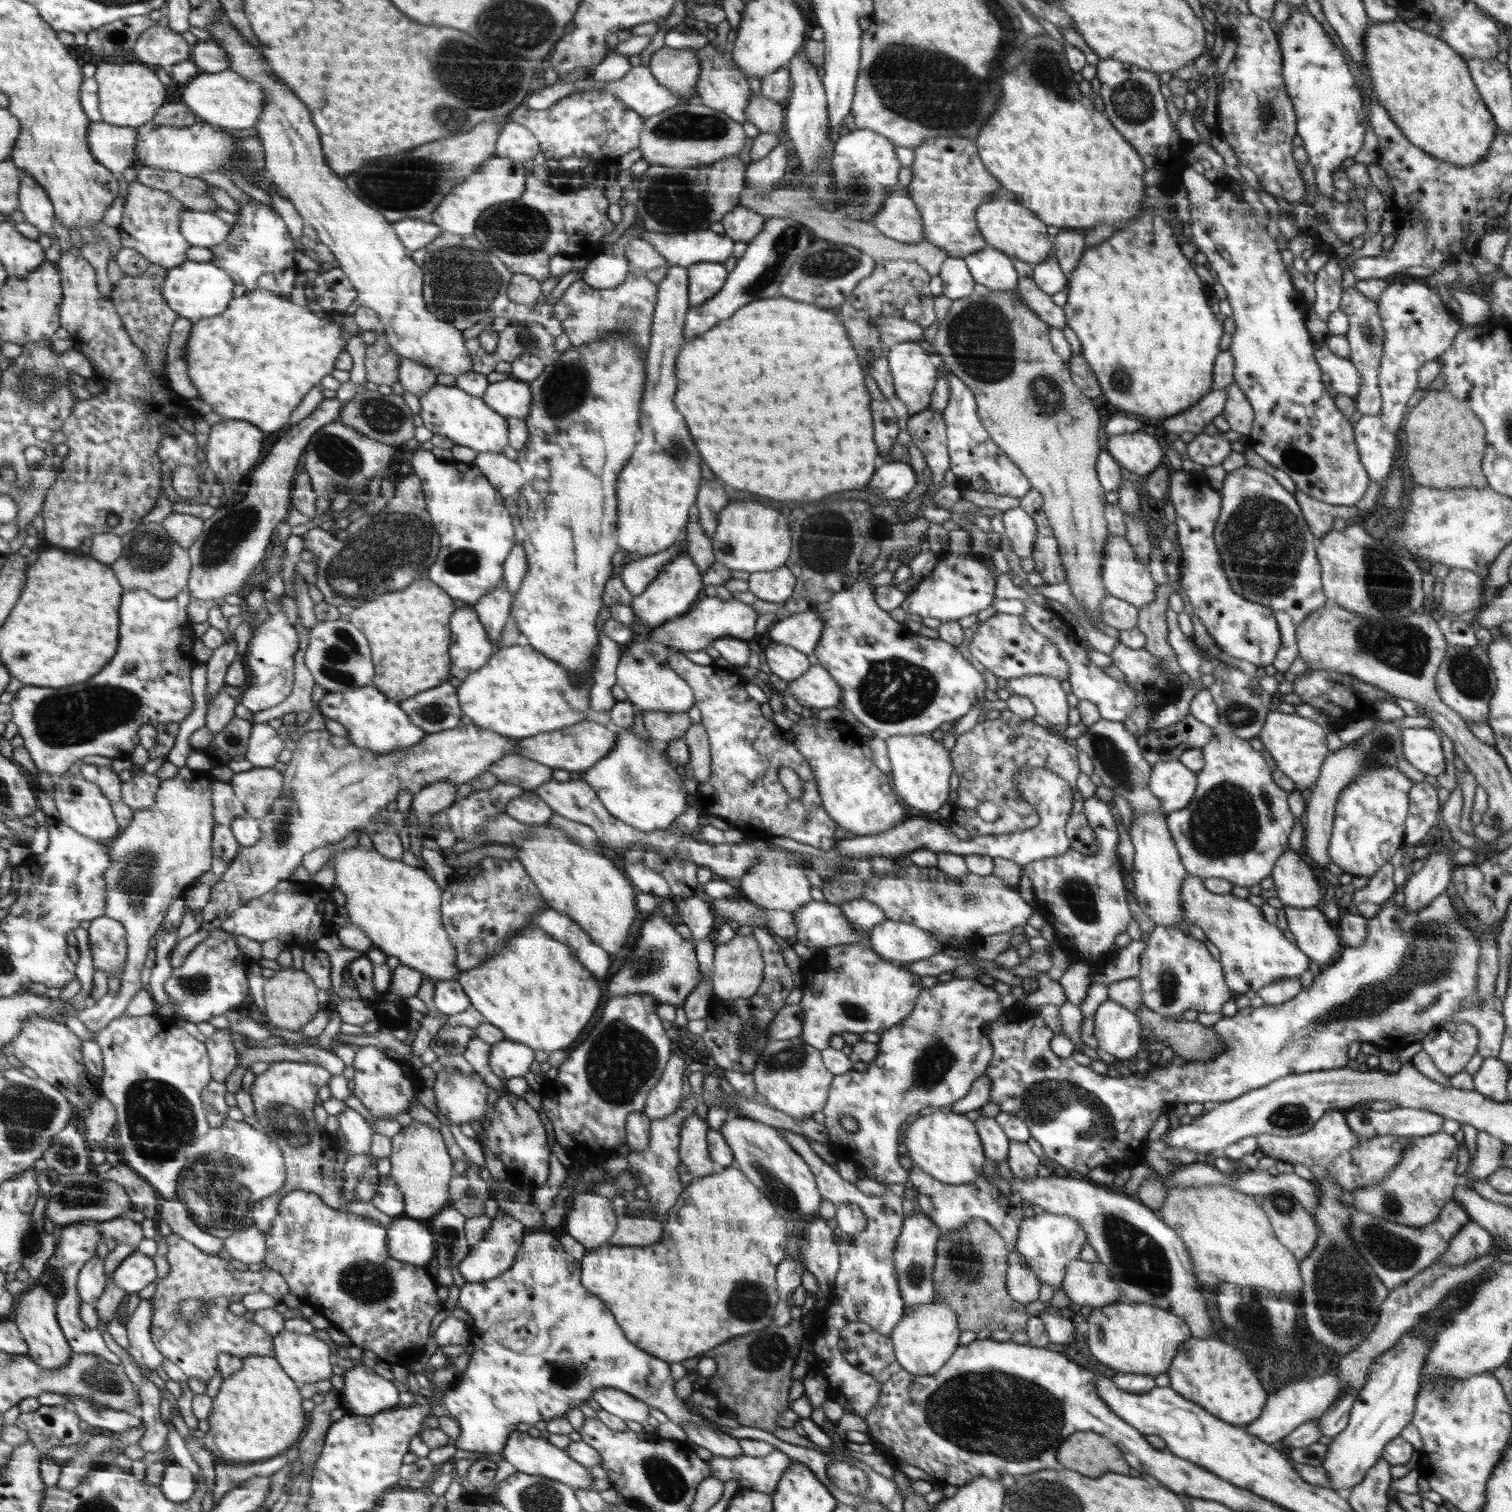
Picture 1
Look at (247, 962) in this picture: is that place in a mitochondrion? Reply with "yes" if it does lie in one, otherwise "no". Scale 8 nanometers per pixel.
no

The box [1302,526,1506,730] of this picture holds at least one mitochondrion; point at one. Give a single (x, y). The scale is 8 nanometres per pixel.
(1405, 647)

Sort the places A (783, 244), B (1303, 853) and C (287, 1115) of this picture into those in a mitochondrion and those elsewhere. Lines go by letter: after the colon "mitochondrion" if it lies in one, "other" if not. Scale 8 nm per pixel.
A: mitochondrion
B: other
C: mitochondrion

